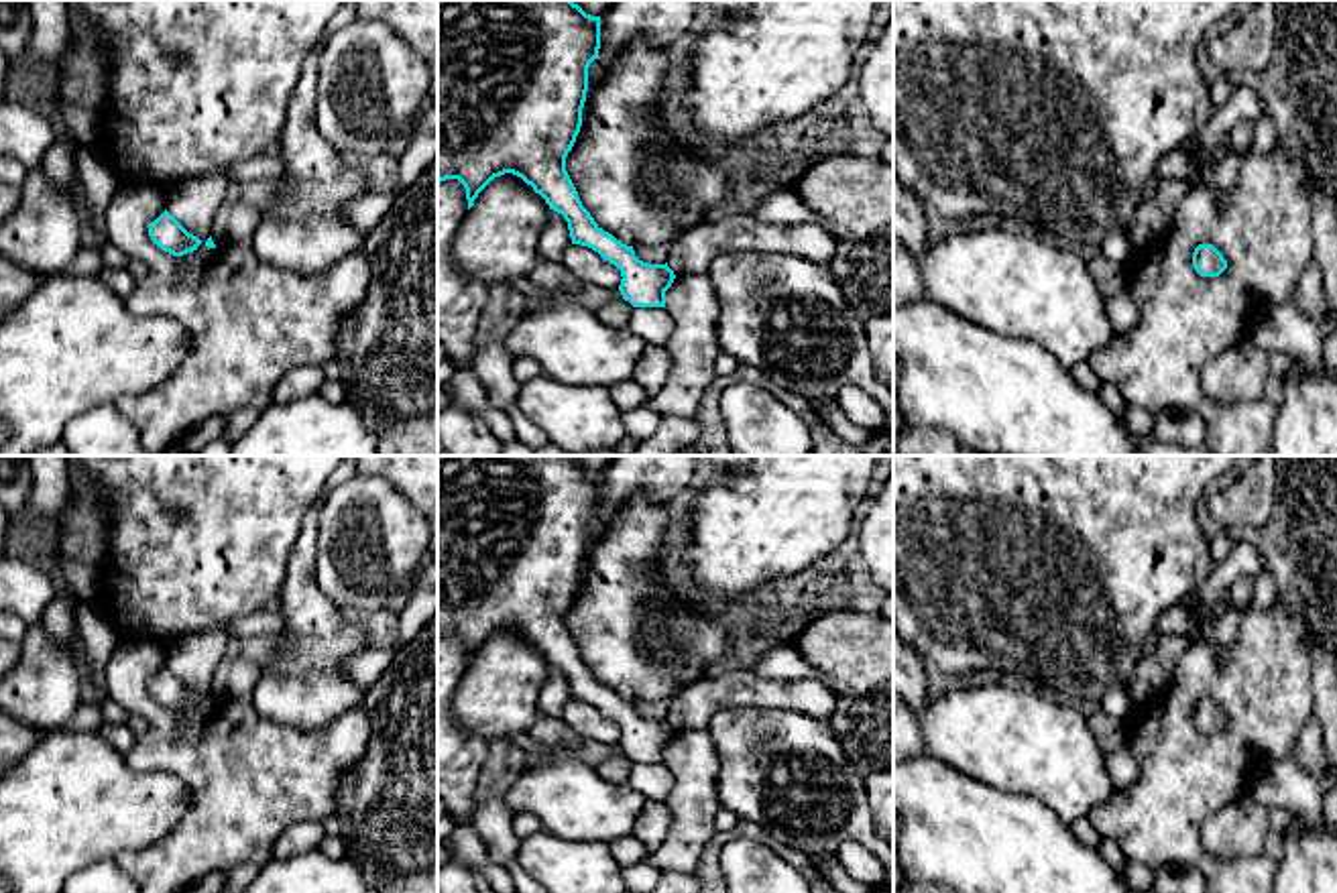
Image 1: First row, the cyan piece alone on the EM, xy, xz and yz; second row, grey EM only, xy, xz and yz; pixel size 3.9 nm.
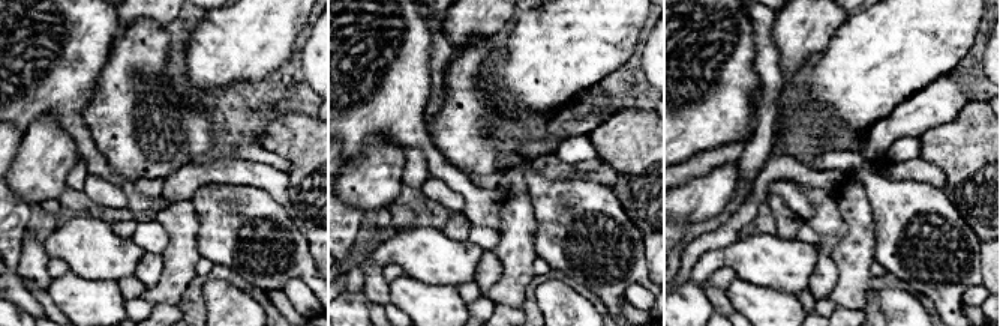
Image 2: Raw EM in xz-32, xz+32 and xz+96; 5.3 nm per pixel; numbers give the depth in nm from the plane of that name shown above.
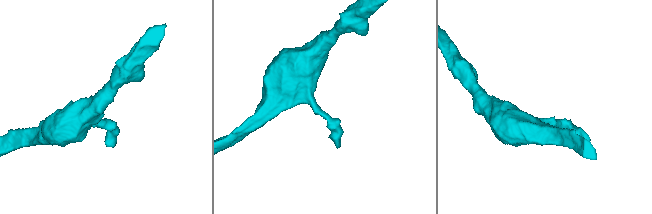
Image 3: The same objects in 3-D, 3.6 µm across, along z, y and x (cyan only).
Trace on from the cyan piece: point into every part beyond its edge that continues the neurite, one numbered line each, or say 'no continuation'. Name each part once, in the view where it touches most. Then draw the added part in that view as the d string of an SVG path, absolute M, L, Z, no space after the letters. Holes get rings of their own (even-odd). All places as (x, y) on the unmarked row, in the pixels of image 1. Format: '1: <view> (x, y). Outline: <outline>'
no continuation

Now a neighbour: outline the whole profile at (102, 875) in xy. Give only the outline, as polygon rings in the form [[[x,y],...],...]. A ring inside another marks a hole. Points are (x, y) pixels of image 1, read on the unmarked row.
[[[114,858],[96,860],[71,875],[61,893],[140,893],[134,879]]]

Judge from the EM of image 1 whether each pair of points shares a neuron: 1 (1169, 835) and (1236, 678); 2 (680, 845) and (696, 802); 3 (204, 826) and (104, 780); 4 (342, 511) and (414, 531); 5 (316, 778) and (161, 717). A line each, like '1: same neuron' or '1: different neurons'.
1: same neuron
2: same neuron
3: different neurons
4: same neuron
5: same neuron

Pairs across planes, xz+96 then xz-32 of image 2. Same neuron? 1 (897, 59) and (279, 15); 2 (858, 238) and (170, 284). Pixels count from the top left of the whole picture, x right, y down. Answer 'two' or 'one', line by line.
1: one
2: one

